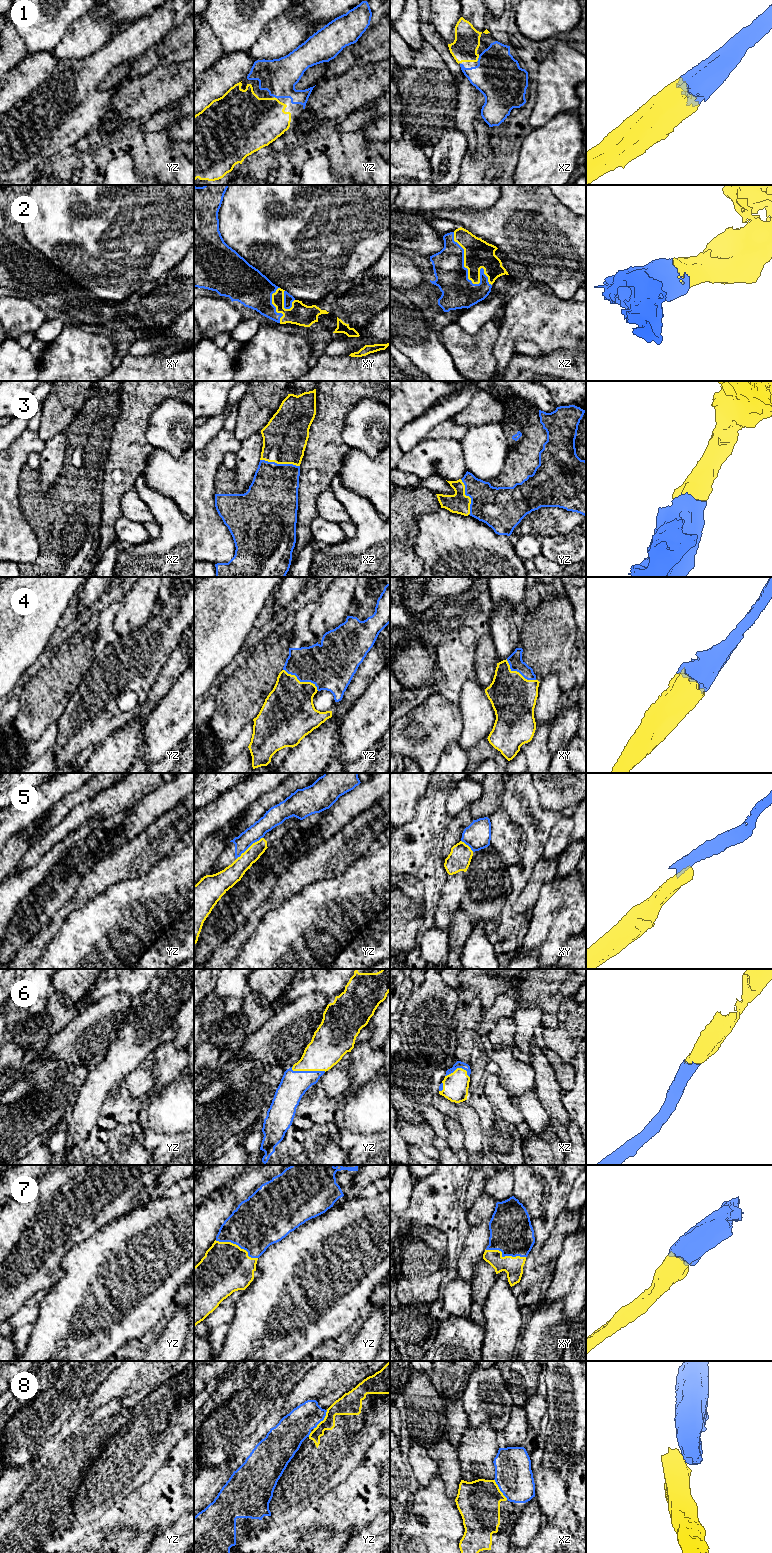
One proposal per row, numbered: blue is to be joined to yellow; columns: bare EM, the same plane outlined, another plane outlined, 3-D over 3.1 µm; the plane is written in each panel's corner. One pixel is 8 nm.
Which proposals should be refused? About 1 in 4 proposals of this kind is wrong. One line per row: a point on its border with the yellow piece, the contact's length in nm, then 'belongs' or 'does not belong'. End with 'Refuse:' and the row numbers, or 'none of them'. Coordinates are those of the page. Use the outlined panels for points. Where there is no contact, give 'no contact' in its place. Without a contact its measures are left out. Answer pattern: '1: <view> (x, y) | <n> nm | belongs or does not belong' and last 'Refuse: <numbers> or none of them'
1: xz (478, 57) | 60 nm | belongs
2: xz (468, 277) | 550 nm | belongs
3: xz (280, 463) | 320 nm | belongs
4: yz (301, 682) | 340 nm | belongs
5: yz (250, 846) | 280 nm | does not belong
6: yz (308, 1070) | 280 nm | belongs
7: yz (237, 1245) | 380 nm | belongs
8: yz (323, 1420) | 190 nm | does not belong
Refuse: 5, 8

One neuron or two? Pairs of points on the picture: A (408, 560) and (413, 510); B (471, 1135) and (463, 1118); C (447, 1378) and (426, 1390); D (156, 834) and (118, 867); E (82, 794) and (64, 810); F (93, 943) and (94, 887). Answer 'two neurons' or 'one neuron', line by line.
A: one neuron
B: one neuron
C: two neurons
D: one neuron
E: one neuron
F: two neurons

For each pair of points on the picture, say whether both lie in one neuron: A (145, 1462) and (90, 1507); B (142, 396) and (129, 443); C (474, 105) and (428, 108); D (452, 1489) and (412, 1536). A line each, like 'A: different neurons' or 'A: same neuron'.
A: same neuron
B: same neuron
C: different neurons
D: different neurons

